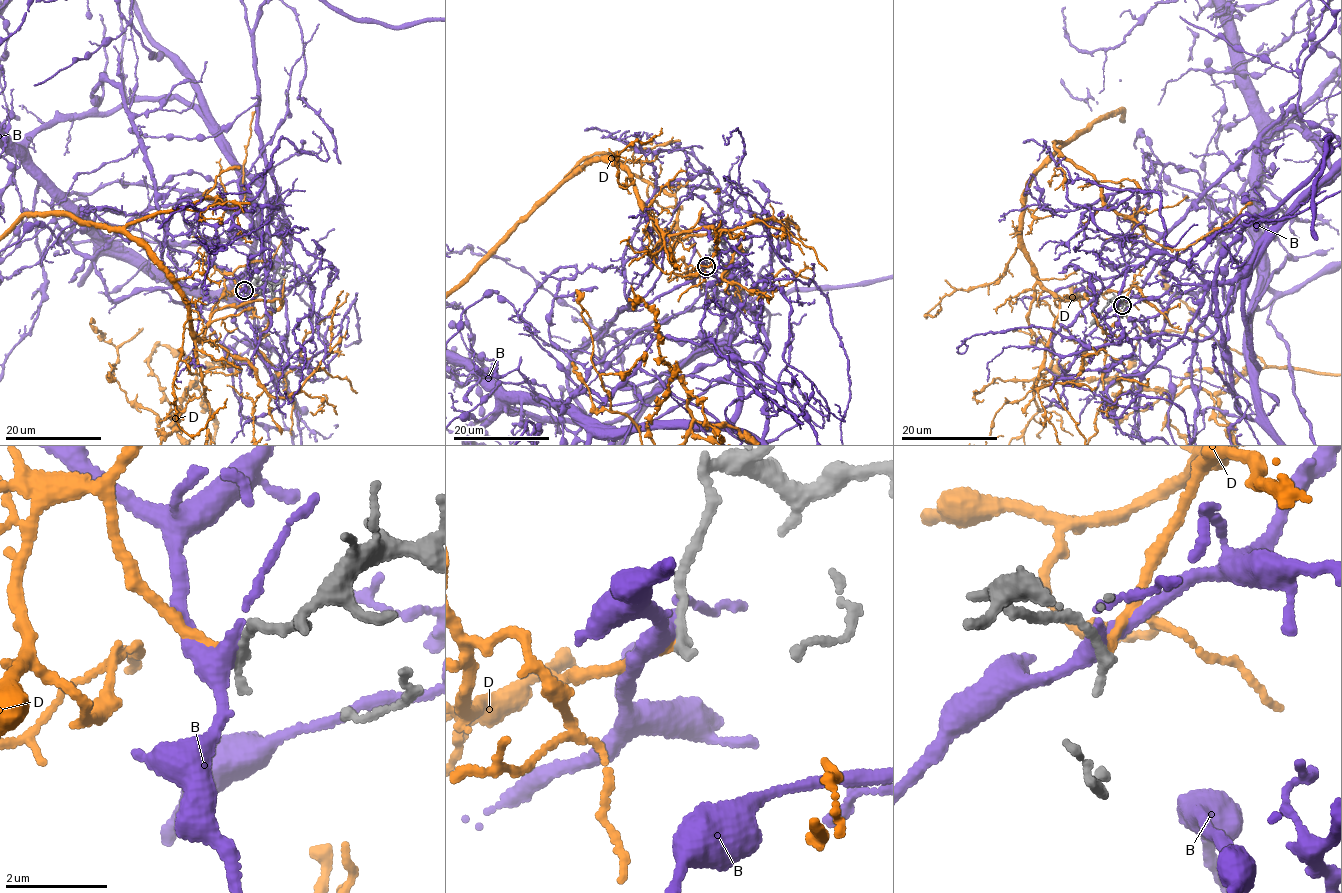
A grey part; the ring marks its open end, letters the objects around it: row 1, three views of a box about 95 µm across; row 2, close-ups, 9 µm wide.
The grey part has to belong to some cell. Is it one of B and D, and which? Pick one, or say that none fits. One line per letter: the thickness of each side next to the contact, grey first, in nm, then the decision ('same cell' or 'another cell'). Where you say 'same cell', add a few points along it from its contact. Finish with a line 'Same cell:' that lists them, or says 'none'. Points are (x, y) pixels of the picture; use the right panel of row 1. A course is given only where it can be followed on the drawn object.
B: calibres 260 and 300 nm; another cell
D: calibres 240 and 200 nm; another cell
Same cell: none

